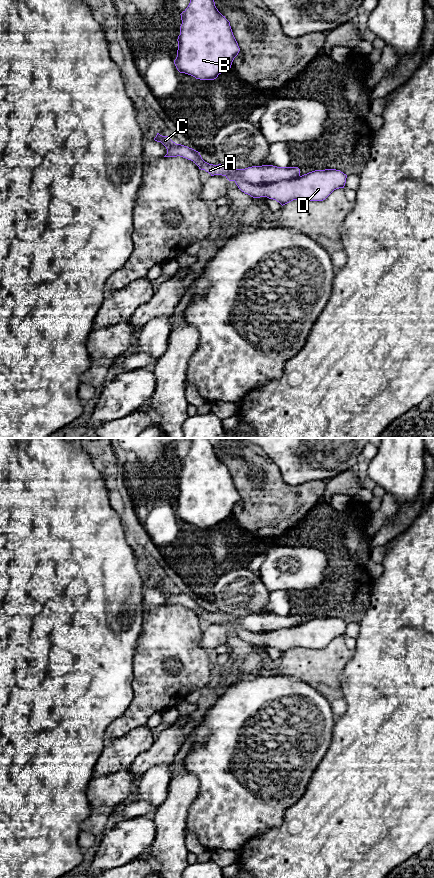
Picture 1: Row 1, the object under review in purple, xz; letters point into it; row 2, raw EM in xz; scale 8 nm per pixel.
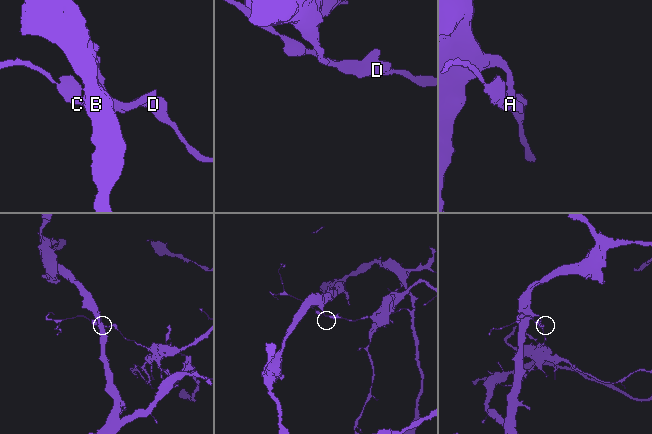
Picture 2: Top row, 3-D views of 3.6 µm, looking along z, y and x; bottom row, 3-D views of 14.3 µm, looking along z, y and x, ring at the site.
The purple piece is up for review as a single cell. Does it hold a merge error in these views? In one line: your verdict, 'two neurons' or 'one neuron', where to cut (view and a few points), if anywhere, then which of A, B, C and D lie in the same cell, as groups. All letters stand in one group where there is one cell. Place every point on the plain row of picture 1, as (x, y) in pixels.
two neurons | xz (299, 623), (261, 632), (251, 632), (242, 627), (235, 629) | A C D / B

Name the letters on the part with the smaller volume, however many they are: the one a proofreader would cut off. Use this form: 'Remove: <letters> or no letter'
Remove: A, C, D

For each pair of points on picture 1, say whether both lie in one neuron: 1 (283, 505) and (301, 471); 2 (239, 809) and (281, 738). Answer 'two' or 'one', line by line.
1: two
2: one

